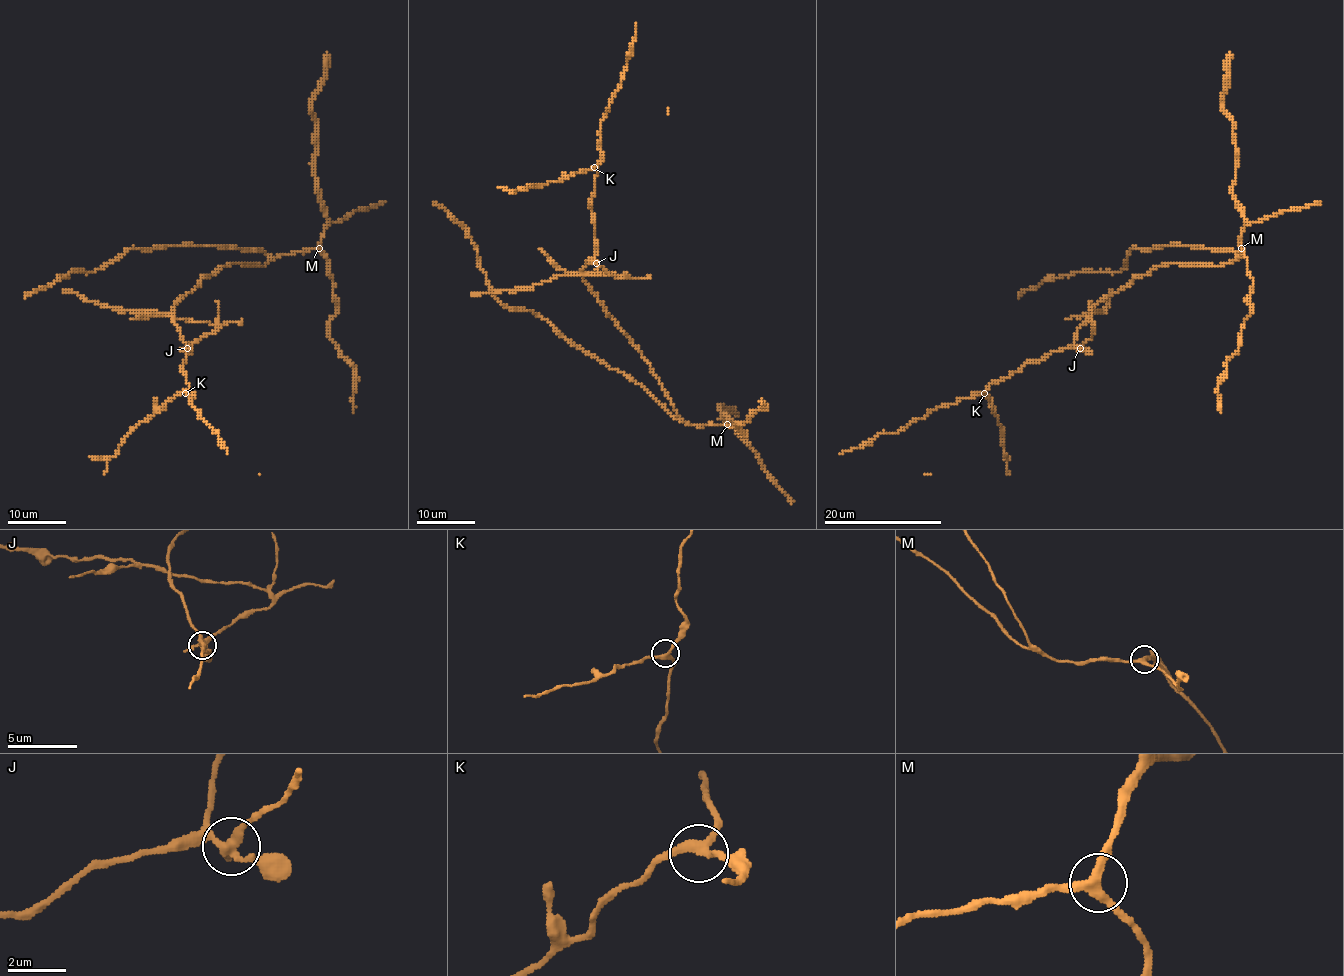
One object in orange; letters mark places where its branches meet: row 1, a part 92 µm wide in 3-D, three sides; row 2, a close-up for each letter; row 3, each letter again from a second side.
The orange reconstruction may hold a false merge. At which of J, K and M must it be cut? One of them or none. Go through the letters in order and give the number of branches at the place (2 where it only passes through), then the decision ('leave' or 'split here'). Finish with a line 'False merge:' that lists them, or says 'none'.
J: branches 4; split here
K: branches 3; leave
M: branches 3; leave
False merge: J

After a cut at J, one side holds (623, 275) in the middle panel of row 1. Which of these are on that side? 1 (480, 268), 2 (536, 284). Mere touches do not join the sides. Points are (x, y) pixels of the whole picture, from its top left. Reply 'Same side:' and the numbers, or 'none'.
Same side: 2

